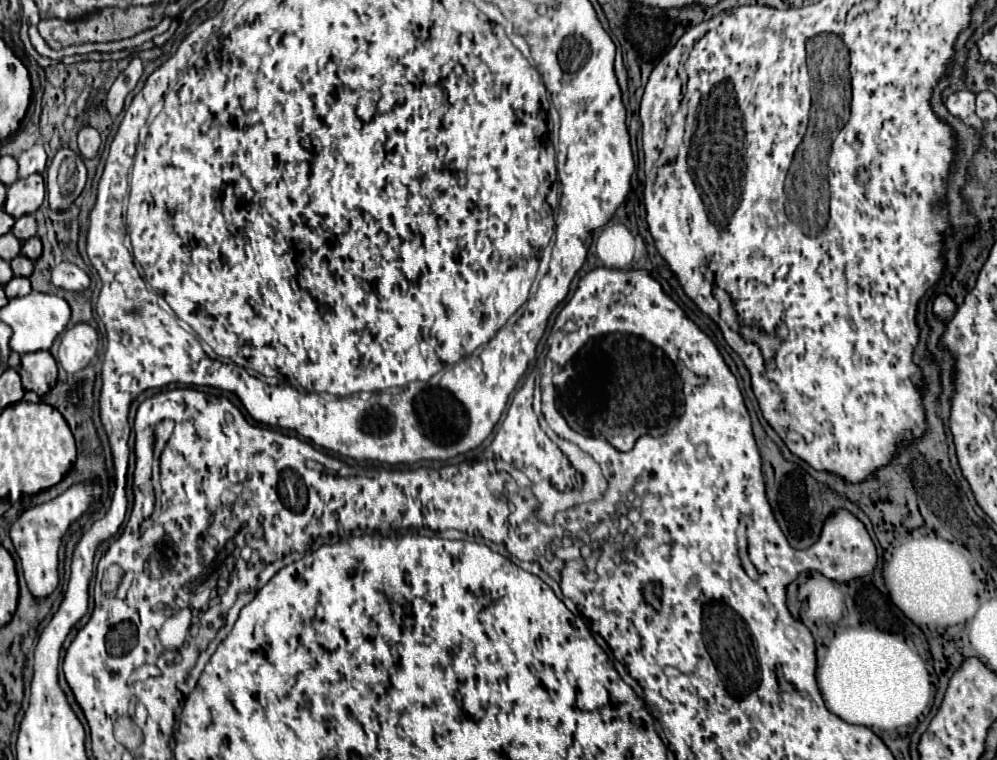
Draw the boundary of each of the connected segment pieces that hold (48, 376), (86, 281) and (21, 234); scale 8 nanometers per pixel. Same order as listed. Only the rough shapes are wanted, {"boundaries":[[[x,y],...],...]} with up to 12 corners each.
{"boundaries":[[[50,352],[22,354],[20,378],[38,396],[56,384]],[[60,262],[52,270],[58,288],[84,292],[90,278],[76,264]],[[34,216],[16,218],[12,226],[20,242],[36,236]]]}

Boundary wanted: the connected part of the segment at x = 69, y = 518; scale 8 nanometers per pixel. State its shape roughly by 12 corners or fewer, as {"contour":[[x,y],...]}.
{"contour":[[100,478],[32,506],[10,526],[28,590],[58,586],[58,548],[102,496]]}

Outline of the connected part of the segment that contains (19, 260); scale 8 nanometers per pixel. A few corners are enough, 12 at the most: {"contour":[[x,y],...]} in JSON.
{"contour":[[18,254],[12,262],[14,276],[30,276],[32,260]]}

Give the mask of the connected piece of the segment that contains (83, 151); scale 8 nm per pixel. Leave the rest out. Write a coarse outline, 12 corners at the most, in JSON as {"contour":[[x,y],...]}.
{"contour":[[84,126],[77,136],[79,154],[94,158],[100,140],[98,130]]}

